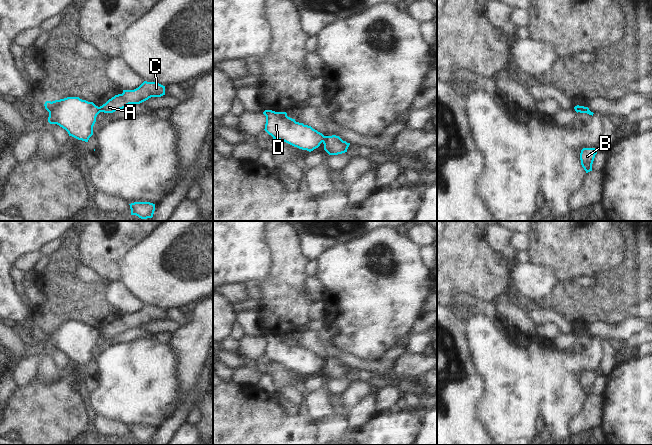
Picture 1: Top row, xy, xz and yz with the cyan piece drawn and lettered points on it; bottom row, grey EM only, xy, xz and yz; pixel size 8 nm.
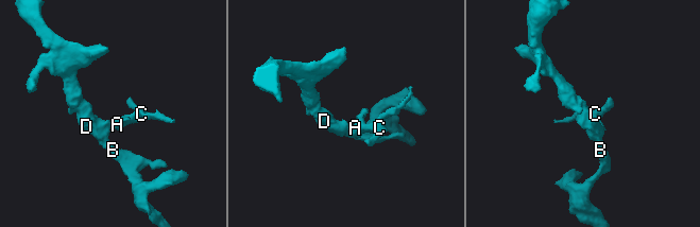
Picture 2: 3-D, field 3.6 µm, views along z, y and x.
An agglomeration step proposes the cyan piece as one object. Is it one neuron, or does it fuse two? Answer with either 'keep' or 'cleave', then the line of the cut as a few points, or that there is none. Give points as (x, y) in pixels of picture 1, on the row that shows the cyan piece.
cleave | xz (324, 136), (322, 141)

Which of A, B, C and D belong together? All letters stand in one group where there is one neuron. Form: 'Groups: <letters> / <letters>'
Groups: A C / B D

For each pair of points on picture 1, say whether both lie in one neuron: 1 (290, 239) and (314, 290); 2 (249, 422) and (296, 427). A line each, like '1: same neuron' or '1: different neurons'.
1: different neurons
2: same neuron

